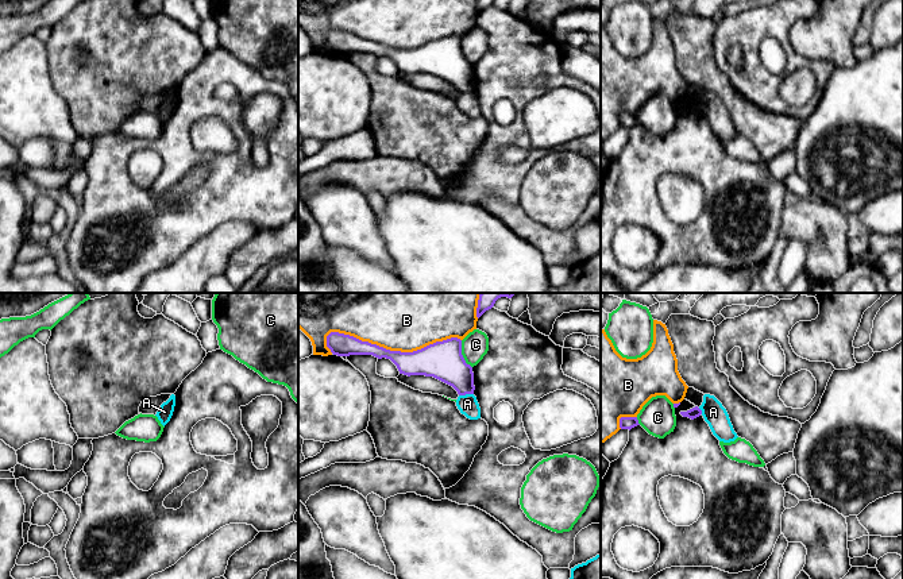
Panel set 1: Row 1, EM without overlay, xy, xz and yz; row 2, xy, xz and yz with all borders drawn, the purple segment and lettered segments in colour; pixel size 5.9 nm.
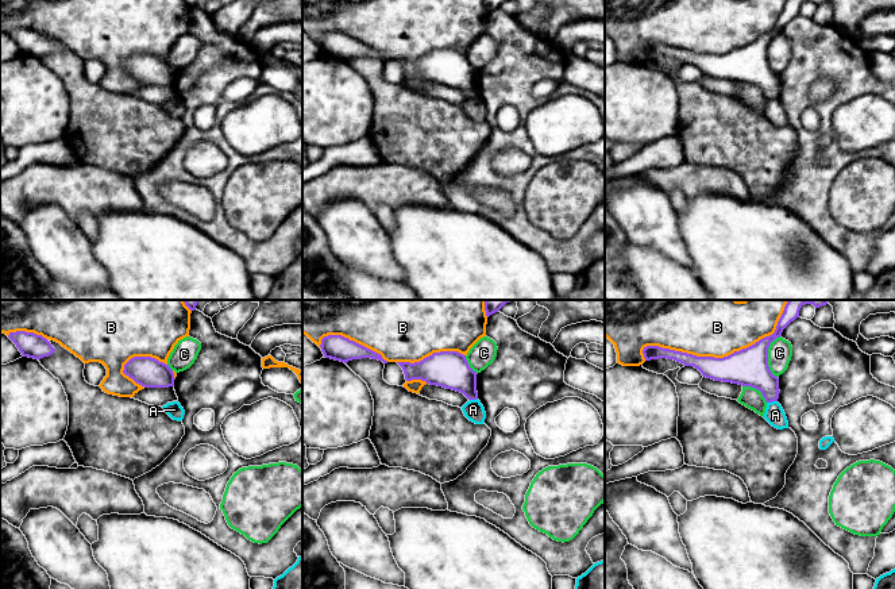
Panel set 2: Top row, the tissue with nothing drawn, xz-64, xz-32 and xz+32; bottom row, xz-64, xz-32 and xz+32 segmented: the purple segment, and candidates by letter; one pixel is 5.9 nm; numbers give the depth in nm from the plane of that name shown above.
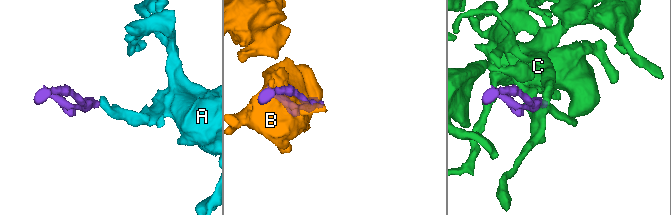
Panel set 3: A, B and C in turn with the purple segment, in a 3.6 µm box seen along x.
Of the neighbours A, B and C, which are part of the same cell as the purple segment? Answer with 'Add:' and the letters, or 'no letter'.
Add: no letter

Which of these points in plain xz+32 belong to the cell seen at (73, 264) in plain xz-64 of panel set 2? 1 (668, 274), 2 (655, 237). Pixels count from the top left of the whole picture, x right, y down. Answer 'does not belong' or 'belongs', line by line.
1: does not belong
2: belongs

